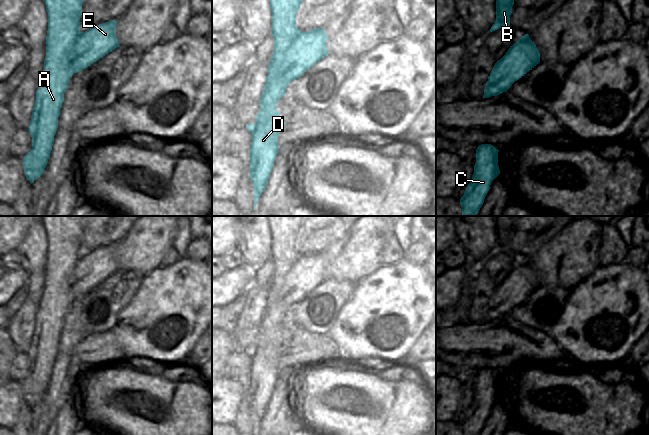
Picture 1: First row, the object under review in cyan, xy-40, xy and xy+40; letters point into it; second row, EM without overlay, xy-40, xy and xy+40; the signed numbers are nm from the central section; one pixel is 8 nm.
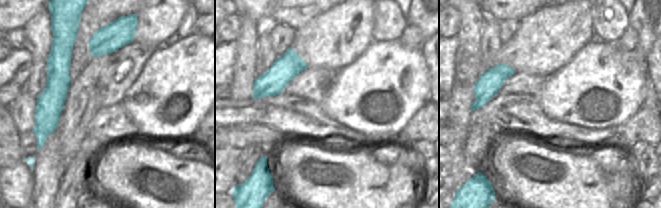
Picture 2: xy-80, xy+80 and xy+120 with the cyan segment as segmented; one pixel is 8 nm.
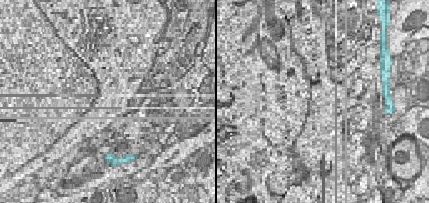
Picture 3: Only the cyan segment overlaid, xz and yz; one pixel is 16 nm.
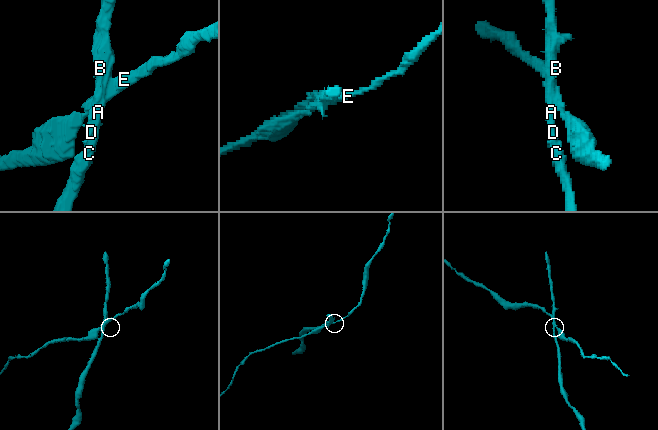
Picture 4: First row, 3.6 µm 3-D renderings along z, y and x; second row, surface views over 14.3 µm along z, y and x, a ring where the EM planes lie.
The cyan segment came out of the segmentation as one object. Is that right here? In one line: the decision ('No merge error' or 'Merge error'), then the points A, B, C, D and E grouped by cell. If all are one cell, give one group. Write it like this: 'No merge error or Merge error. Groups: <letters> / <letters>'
Merge error. Groups: A B C D / E.

